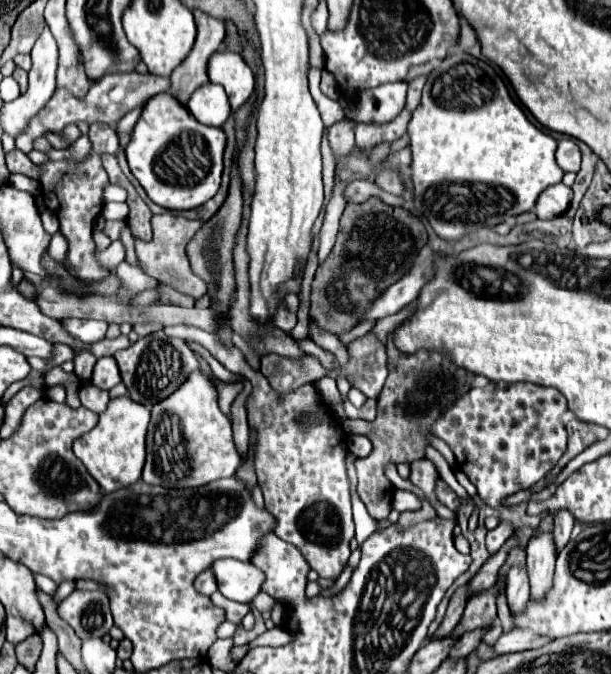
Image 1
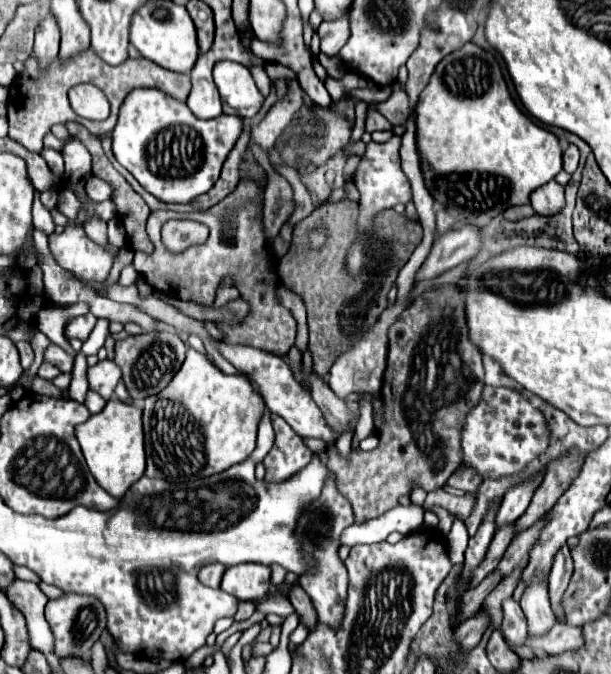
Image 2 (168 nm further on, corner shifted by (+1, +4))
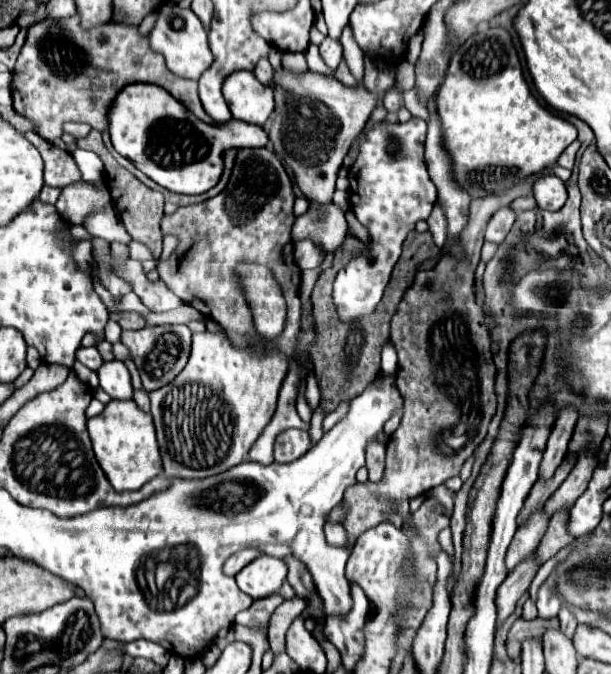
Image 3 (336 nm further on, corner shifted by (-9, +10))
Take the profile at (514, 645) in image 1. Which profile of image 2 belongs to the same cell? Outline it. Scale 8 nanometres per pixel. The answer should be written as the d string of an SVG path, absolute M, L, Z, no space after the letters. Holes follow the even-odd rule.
M556 624L548 634L540 634L540 638L532 638L528 634L524 646L532 648L536 654L560 654L566 650L576 650L582 646L582 630L566 624Z

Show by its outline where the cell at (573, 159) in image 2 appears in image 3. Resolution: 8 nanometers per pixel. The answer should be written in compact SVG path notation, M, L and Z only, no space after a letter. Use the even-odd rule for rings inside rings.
M576 140L576 142L572 142L572 144L562 152L562 156L558 158L558 164L560 164L560 166L564 166L564 168L568 168L568 170L572 170L578 148L580 148L580 142L578 142L578 140Z

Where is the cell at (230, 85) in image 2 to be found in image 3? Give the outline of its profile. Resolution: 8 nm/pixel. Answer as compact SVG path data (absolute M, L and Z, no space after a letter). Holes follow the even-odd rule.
M234 72L224 80L224 98L236 120L264 126L274 110L268 86L258 82L252 72Z

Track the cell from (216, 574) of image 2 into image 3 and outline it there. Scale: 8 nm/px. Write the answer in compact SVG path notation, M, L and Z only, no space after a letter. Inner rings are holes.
M242 550L242 552L236 552L234 556L230 556L228 558L228 562L224 564L224 572L228 574L228 576L236 576L244 566L248 566L254 558L258 558L260 556L260 552L256 552L256 550Z

